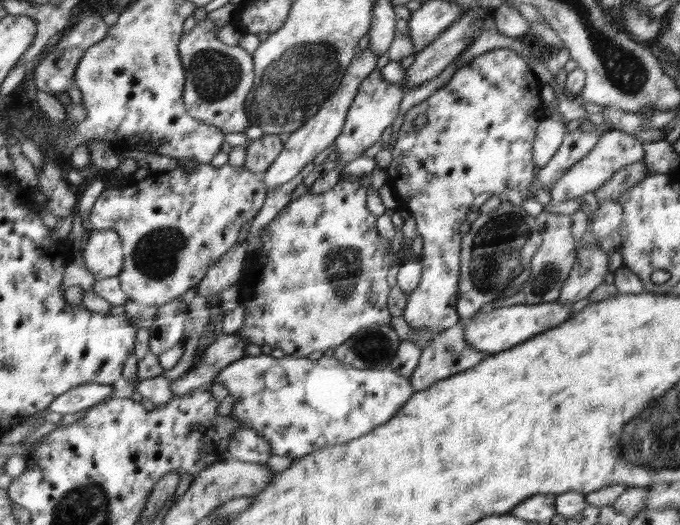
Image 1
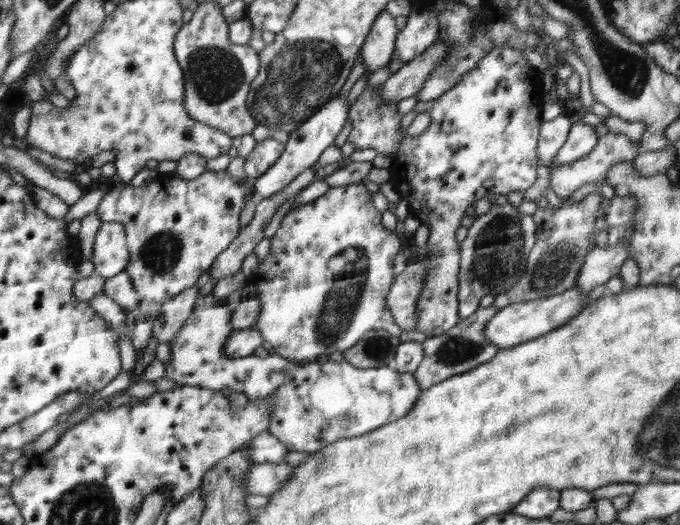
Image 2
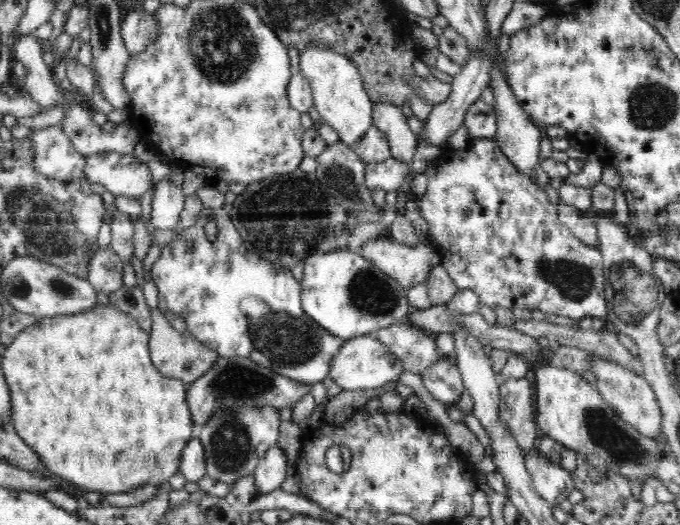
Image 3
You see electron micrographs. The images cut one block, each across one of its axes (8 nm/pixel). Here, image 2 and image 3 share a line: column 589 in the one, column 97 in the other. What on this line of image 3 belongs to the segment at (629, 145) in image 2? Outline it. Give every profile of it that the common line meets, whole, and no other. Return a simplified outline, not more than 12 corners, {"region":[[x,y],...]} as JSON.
{"region":[[133,154],[85,159],[86,179],[114,196],[140,198],[153,186]]}

